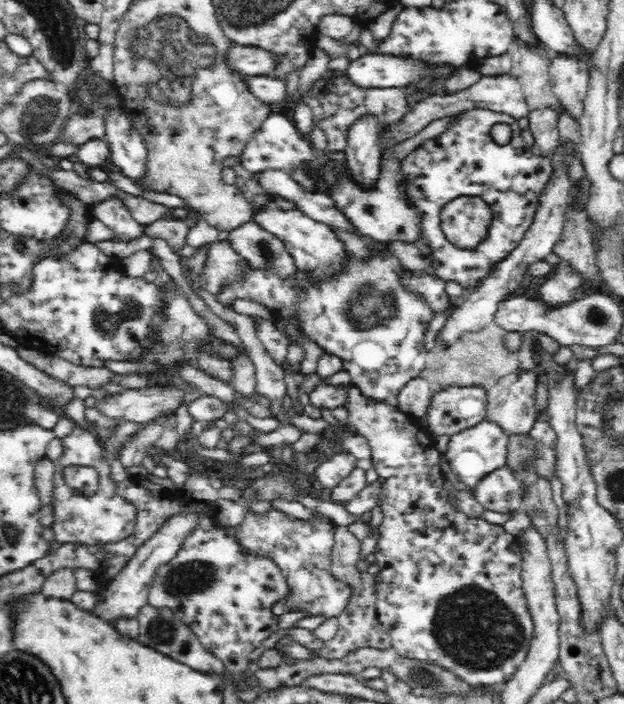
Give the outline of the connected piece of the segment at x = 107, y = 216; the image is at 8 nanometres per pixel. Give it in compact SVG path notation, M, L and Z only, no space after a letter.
M112 194L108 200L102 200L94 205L95 219L104 222L119 238L116 242L130 242L136 238L146 236L147 226L137 224L125 206L121 194Z

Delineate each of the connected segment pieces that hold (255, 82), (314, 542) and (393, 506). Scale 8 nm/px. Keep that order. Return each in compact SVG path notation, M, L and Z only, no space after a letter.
M256 75L246 77L243 82L254 98L275 109L281 108L281 106L292 106L296 102L296 98L294 98L294 102L288 101L286 81L276 80L273 76Z
M270 509L264 513L246 510L241 523L233 527L224 527L223 531L226 536L231 536L232 539L235 539L242 551L247 552L249 555L268 558L281 570L281 575L288 585L288 592L276 602L273 602L271 611L274 616L282 616L286 612L306 612L310 617L324 616L324 618L334 618L349 603L349 598L351 597L349 586L336 580L336 577L332 576L329 571L335 525L327 517L316 513L310 519L303 520L276 509Z
M352 384L348 390L348 410L347 422L355 428L355 432L364 436L371 447L371 462L376 465L378 480L382 483L382 492L378 496L378 503L382 510L382 521L378 527L378 542L374 550L376 556L375 564L380 568L382 581L375 584L376 609L378 620L385 632L390 636L392 648L402 657L424 660L432 664L438 664L453 674L458 674L471 684L505 684L516 673L520 664L528 655L530 644L534 635L534 619L528 609L528 599L525 598L523 590L522 548L517 537L506 533L502 525L492 524L482 517L468 517L460 512L458 507L448 499L448 491L443 488L444 474L440 469L440 459L442 455L431 439L433 436L429 430L418 424L413 417L402 412L397 406L388 405L385 402L374 401L366 397L361 391Z

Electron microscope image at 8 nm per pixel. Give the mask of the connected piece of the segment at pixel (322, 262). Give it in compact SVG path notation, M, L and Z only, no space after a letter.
M273 203L269 206L260 206L256 212L253 211L252 221L285 246L288 254L294 259L296 268L314 269L319 276L328 276L328 273L343 268L346 254L344 243L328 225L313 220L301 210L280 210Z

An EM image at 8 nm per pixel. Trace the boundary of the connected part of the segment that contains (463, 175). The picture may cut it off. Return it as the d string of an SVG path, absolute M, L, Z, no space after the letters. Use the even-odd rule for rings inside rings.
M472 108L456 114L451 126L439 137L426 139L401 162L405 180L409 181L409 196L412 197L413 204L420 210L423 217L423 242L430 248L430 255L434 258L434 274L445 282L452 280L458 282L468 291L473 289L480 279L487 276L492 266L498 264L500 260L504 260L524 238L524 234L532 222L534 211L538 207L540 194L552 176L552 164L550 158L538 157L528 148L528 144L522 139L521 132L522 129L518 126L518 121L509 114ZM500 122L516 124L508 144L496 143L490 134L492 126L496 126ZM458 196L478 196L489 205L492 211L488 234L482 238L478 245L467 250L460 250L448 241L441 230L440 211L450 200L454 200Z

